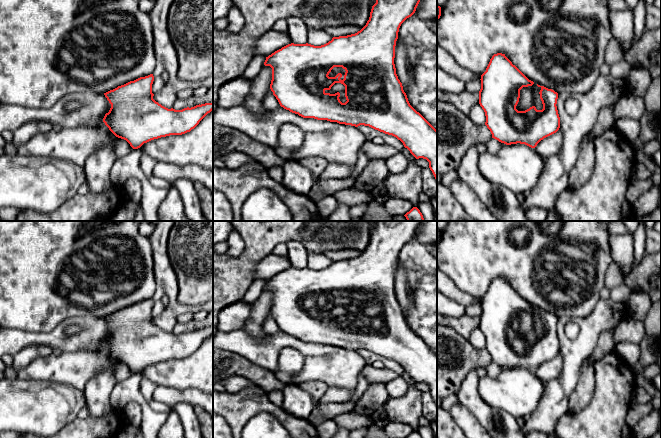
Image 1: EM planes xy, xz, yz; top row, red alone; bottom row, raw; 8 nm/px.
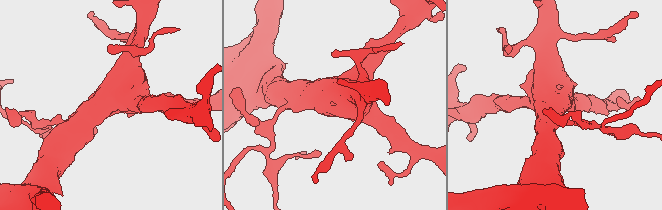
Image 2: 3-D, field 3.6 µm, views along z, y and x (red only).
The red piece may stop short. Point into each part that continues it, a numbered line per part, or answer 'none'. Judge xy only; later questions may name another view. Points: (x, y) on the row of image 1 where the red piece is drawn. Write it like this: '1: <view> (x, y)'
none

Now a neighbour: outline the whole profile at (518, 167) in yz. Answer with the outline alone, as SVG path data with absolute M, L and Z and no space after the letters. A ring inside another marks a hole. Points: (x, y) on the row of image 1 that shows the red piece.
M525 144L503 146L496 153L479 154L479 172L491 183L511 190L514 194L529 194L538 183L545 166L535 148Z

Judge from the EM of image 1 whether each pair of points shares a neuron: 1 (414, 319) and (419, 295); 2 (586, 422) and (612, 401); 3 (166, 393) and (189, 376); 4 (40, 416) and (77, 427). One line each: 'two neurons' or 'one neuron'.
1: one neuron
2: one neuron
3: two neurons
4: two neurons

